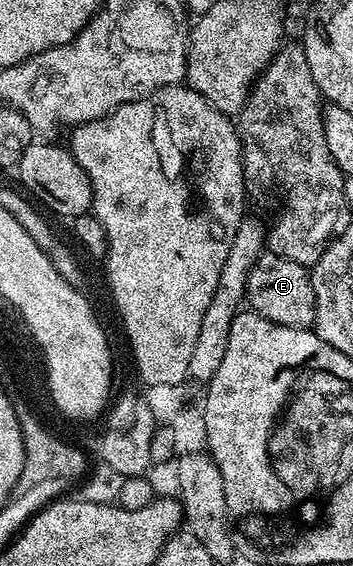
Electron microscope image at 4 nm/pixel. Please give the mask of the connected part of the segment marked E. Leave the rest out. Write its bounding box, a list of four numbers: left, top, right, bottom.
[245,252,314,330]

